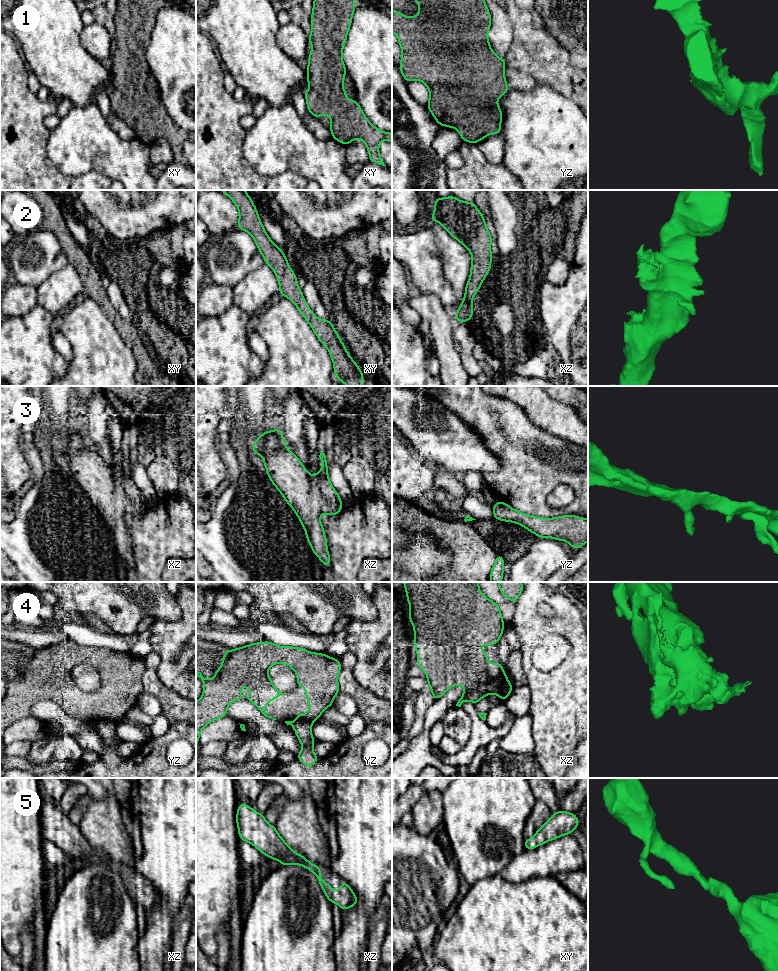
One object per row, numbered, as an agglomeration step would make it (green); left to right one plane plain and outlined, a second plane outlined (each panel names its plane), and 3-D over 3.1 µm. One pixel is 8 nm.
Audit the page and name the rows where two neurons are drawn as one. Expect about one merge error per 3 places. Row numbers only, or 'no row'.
4

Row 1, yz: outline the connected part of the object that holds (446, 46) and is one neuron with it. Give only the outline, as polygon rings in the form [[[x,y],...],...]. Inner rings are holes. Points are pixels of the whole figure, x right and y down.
[[[415,0],[419,5],[419,13],[415,17],[406,17],[402,13],[392,8],[392,32],[398,37],[402,50],[402,58],[399,68],[406,82],[414,80],[422,81],[429,90],[429,101],[427,108],[430,110],[439,126],[455,128],[461,135],[463,142],[478,143],[490,134],[501,134],[501,120],[503,113],[496,101],[509,91],[506,77],[503,72],[506,61],[505,58],[498,57],[490,47],[488,31],[491,27],[491,15],[484,0]]]

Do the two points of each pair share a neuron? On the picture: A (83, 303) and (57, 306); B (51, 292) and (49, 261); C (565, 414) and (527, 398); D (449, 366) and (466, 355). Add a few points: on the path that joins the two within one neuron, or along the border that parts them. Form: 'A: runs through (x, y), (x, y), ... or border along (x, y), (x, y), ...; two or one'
A: border along (82, 294), (61, 315); two
B: border along (69, 263), (54, 271), (37, 287); two
C: runs through (556, 414), (547, 414), (536, 404); one
D: border along (453, 336), (462, 365), (470, 375); two

